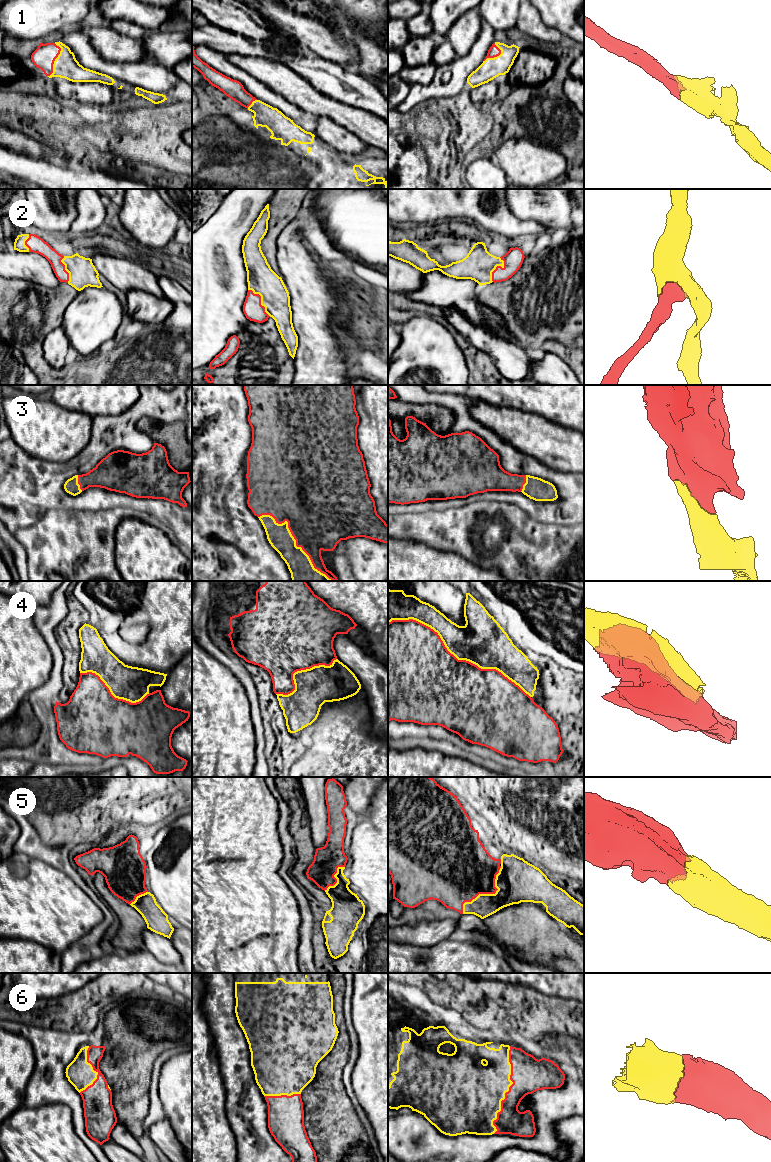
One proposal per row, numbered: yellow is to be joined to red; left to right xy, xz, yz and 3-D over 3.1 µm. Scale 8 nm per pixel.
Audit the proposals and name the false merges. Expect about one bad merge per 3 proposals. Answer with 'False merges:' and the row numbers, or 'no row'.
False merges: 4

